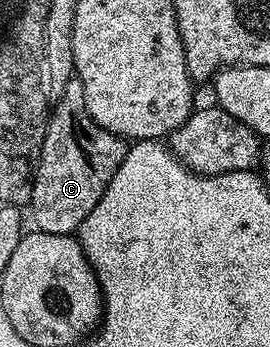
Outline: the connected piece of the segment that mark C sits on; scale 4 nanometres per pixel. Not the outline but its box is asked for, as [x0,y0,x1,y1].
[29,79,128,235]

